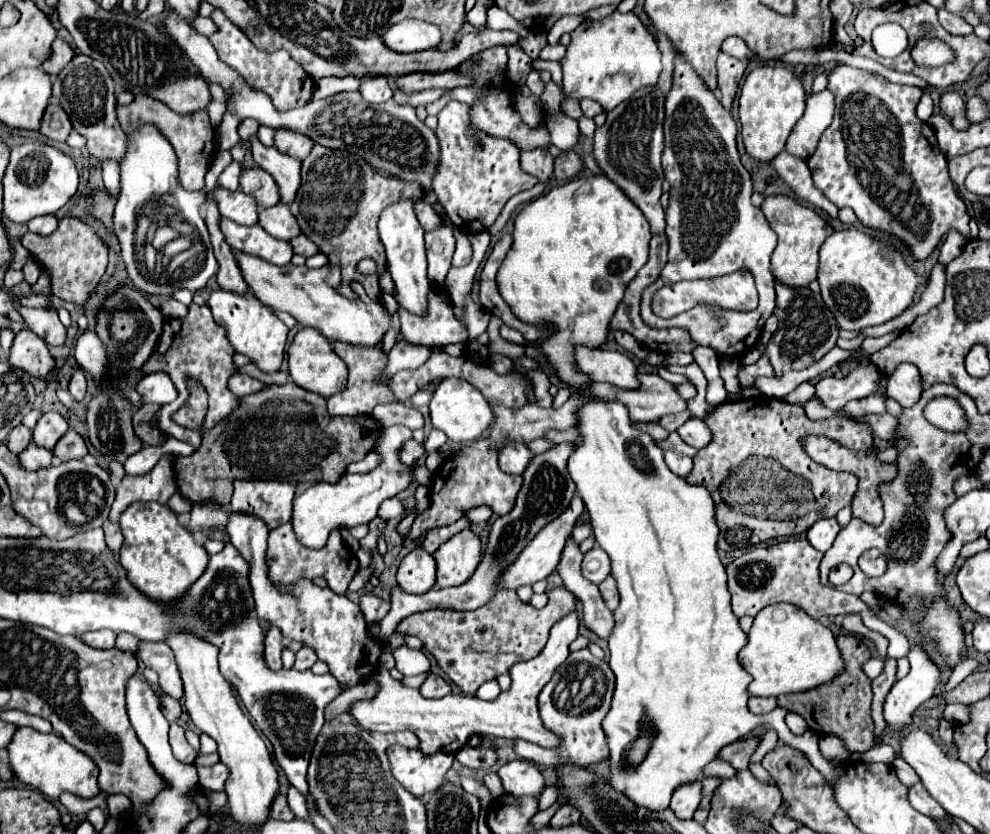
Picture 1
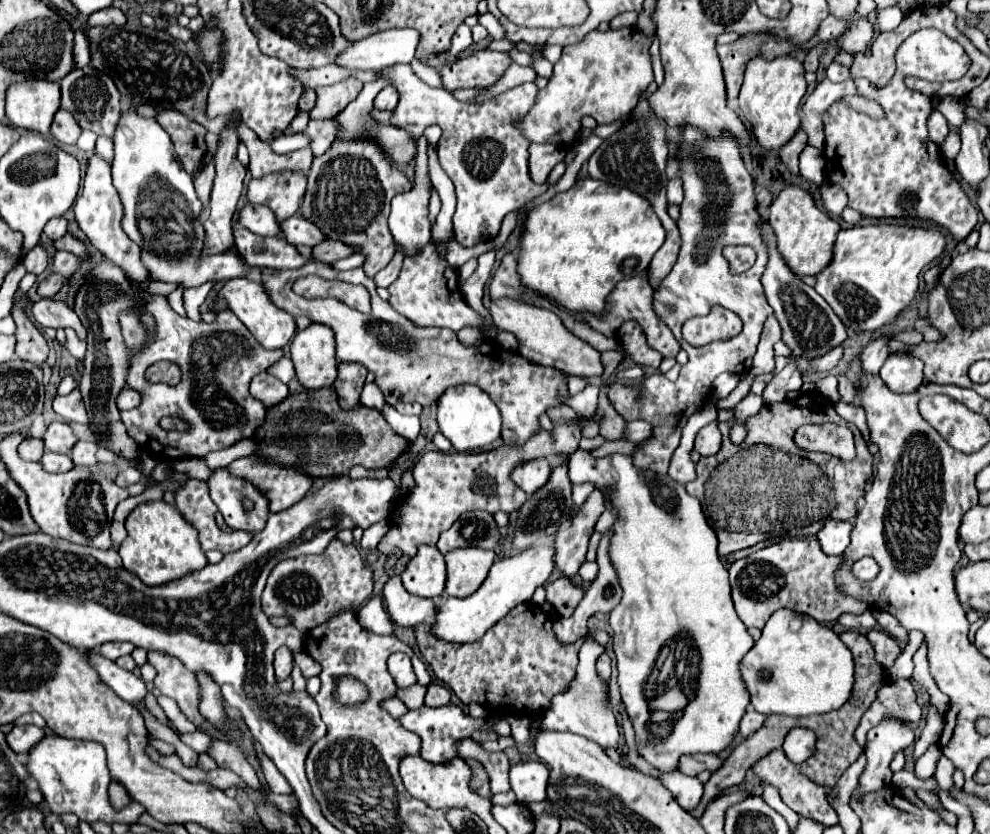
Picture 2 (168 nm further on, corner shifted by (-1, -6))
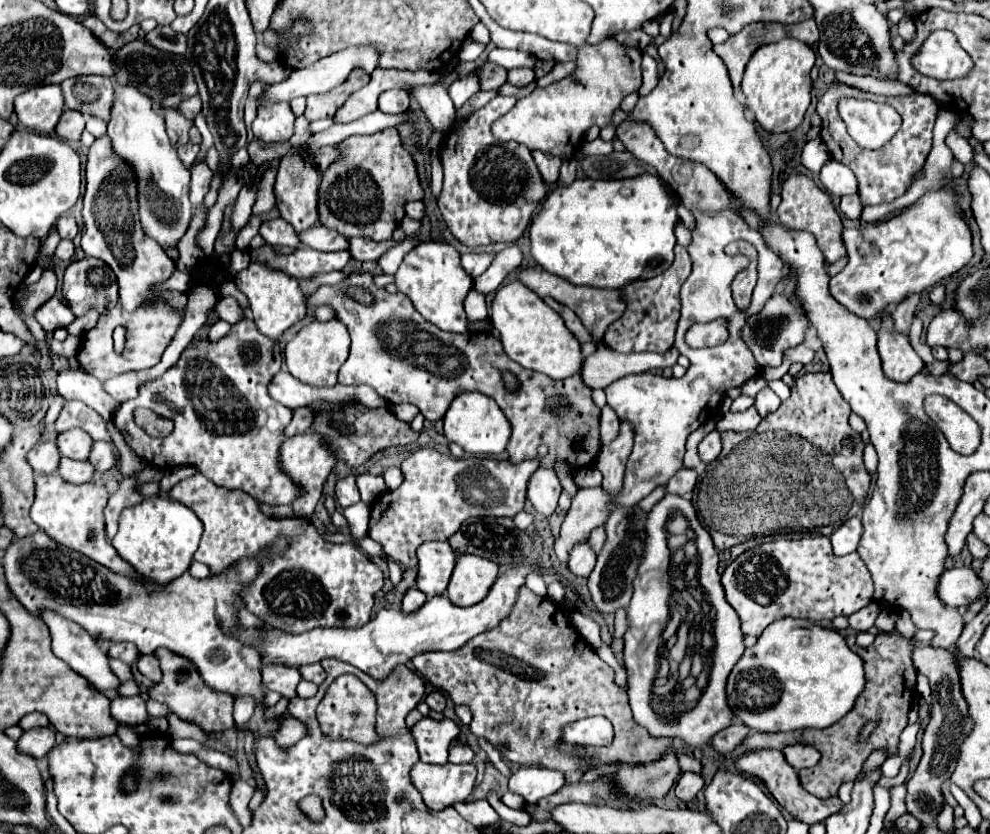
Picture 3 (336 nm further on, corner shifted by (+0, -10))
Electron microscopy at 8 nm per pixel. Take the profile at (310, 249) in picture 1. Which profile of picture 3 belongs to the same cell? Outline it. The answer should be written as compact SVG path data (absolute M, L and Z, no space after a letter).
M353 237L349 241L347 251L351 253L351 259L355 259L355 261L377 261L393 245L395 245L393 239L389 239L387 243L375 243L367 237Z

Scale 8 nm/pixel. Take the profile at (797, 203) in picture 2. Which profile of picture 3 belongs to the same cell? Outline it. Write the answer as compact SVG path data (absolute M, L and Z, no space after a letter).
M793 173L785 179L783 183L783 193L781 193L781 205L777 209L779 225L789 229L789 231L807 231L817 239L817 245L825 257L825 265L831 265L839 259L845 257L845 243L843 243L843 223L837 211L833 209L833 203L829 195L817 187L817 183L801 173Z

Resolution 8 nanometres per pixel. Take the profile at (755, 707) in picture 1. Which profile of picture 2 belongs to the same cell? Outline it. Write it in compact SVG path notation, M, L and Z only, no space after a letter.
M748 707L746 715L744 715L742 721L740 721L740 731L738 731L738 735L742 735L742 737L750 737L752 733L758 731L758 727L762 727L764 719L766 719L764 715L760 715L760 713L756 713L752 707Z

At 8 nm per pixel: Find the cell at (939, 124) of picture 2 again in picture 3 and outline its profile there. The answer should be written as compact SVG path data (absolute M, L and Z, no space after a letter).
M949 131L945 143L961 163L971 163L973 161L973 153L971 153L969 143L957 131Z

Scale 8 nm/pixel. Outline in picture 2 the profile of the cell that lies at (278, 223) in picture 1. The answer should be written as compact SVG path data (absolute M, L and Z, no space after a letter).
M294 215L286 221L280 223L282 227L282 235L288 243L292 245L308 245L308 247L316 247L318 243L322 243L326 239L326 235L316 229L316 225L312 225L308 219L304 219L302 215Z

